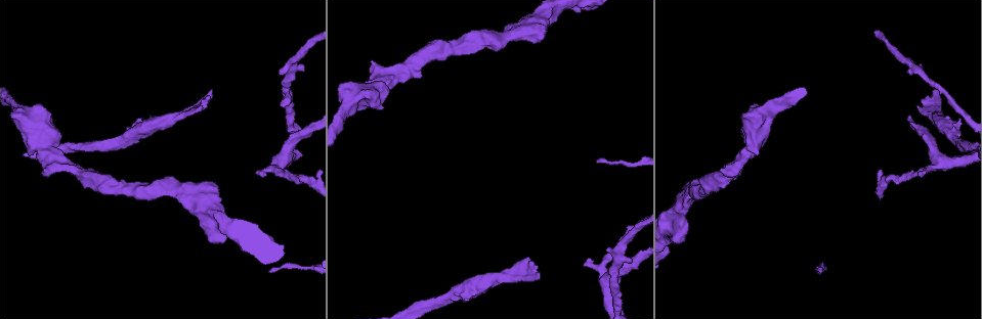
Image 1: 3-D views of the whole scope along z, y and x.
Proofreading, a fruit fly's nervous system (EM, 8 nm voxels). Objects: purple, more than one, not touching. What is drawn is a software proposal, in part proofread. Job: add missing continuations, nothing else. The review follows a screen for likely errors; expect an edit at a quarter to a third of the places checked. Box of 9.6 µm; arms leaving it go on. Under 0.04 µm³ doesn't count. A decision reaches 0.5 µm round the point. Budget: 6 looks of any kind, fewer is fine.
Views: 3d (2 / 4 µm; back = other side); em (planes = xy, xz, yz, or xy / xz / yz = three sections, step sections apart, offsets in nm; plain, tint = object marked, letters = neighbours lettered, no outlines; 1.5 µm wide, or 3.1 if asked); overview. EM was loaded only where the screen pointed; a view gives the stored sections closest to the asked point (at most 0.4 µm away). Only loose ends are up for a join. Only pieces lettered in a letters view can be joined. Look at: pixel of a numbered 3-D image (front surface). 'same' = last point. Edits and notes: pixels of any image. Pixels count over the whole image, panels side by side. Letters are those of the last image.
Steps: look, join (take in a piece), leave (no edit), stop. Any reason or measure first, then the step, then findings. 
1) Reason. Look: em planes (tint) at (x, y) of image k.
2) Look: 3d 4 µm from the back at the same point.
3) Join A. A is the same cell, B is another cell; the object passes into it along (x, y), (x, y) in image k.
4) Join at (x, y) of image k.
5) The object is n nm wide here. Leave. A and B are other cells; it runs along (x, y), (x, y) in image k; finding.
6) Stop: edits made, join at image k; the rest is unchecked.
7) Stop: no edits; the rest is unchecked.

Branch stops here. Look: 3d 4 µm at (45, 171) of image 1.

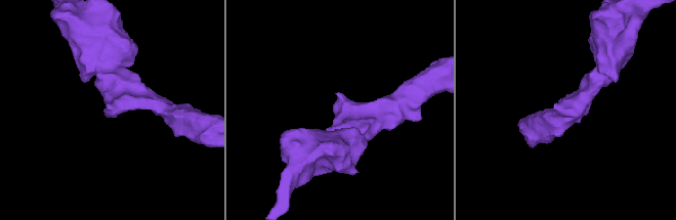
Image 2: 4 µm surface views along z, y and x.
Need the tissue. Look: em yz step 4 (letters) at (337, 93) of image 2.

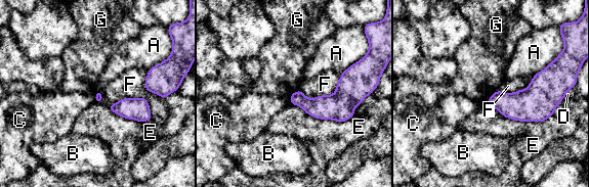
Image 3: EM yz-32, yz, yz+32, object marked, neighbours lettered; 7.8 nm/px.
Leave. A, B, C, D, E, F and G are other cells; a border runs along (94, 93), (95, 101) in image 3; no lettered piece goes on from it.

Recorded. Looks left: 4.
Look: 3d 4 µm at (43, 107) of image 1.

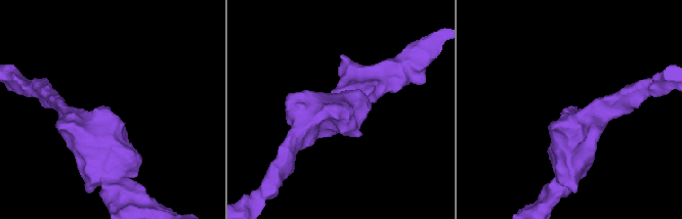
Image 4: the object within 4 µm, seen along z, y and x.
Shape alone is not enough. Look: em yz step 8 (tint) at (109, 108) of image 4.

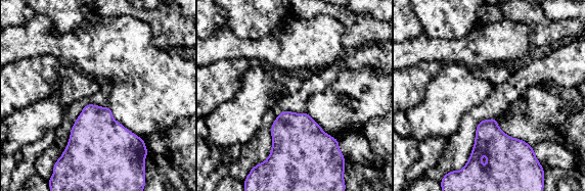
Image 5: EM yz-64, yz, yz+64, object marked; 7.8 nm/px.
Another direction. Look: em planes (letters) at the same point.

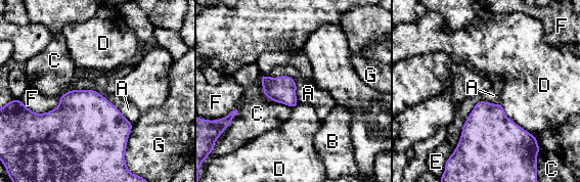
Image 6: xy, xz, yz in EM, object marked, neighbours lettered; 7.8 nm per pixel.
Leave. A, B, C, D, E, F and G are other cells; a border runs along (100, 94), (132, 124) in image 6; none of them fits.

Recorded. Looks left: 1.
Stop: no edits; the rest is unchecked.

